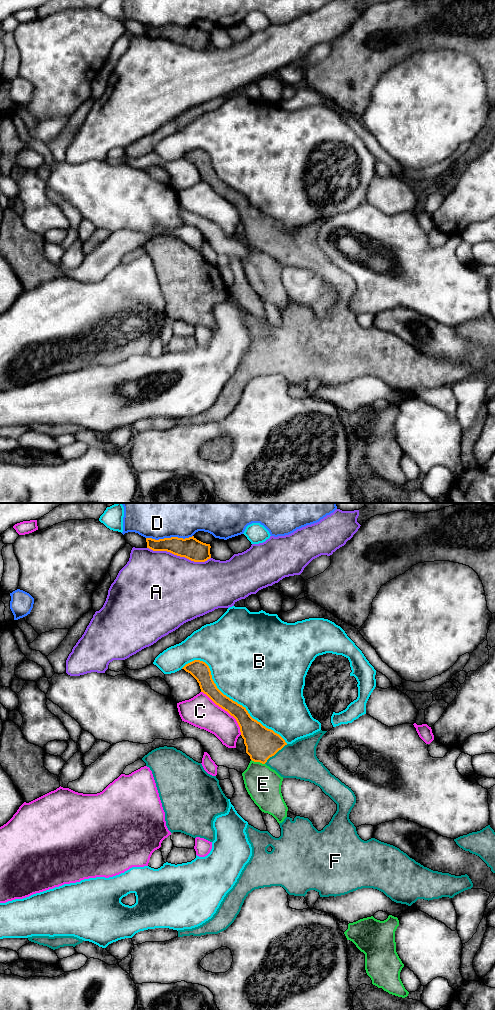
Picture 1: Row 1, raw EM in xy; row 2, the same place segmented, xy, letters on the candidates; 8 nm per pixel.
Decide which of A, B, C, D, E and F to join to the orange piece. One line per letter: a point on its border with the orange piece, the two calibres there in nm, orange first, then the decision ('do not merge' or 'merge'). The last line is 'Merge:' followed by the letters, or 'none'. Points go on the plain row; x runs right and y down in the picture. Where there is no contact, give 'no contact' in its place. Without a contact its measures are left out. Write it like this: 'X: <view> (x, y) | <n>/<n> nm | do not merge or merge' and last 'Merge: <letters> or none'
A: xy (179, 43) | 170/480 nm | do not merge
B: xy (228, 185) | 120/500 nm | do not merge
C: xy (226, 198) | 170/260 nm | do not merge
D: xy (169, 26) | 170/220 nm | do not merge
E: xy (258, 249) | 260/280 nm | do not merge
F: xy (275, 241) | 260/300 nm | merge
Merge: F

